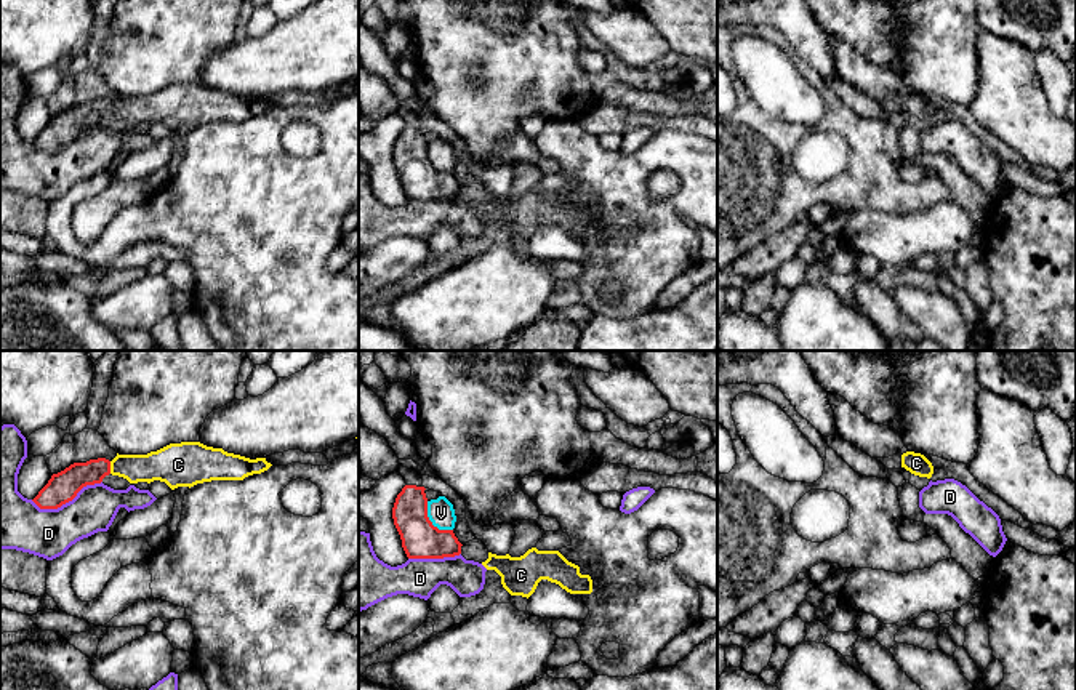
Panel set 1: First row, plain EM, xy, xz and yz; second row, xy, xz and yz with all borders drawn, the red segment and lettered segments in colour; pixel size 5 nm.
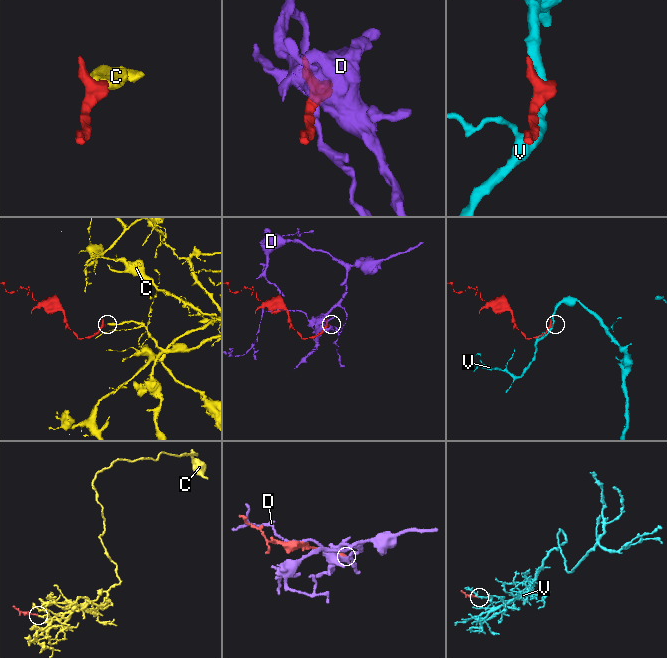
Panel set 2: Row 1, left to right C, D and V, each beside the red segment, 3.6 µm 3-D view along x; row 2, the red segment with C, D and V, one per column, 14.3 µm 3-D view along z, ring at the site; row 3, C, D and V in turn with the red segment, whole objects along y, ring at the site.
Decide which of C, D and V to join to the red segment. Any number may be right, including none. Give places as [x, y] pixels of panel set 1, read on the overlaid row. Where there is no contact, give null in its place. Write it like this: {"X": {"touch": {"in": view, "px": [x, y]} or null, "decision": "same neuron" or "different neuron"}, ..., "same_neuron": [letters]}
{"C": {"touch": {"in": "xy", "px": [109, 468]}, "decision": "same neuron"}, "D": {"touch": {"in": "xy", "px": [66, 501]}, "decision": "different neuron"}, "V": {"touch": {"in": "xz", "px": [431, 522]}, "decision": "different neuron"}, "same_neuron": ["C"]}

